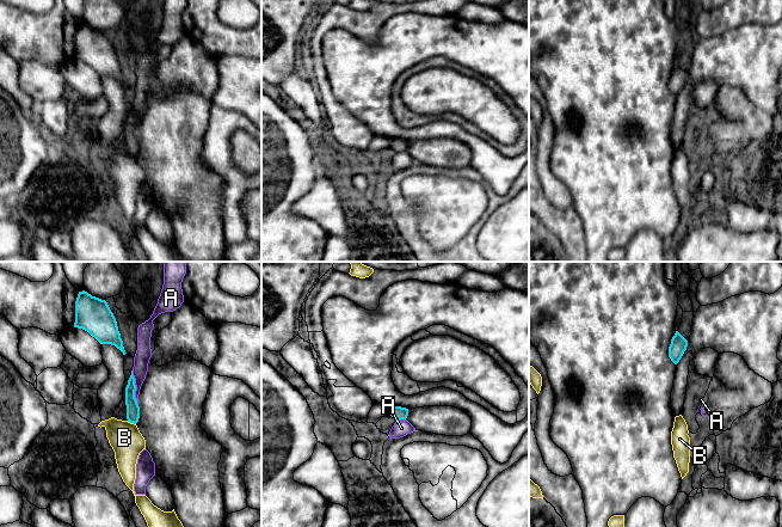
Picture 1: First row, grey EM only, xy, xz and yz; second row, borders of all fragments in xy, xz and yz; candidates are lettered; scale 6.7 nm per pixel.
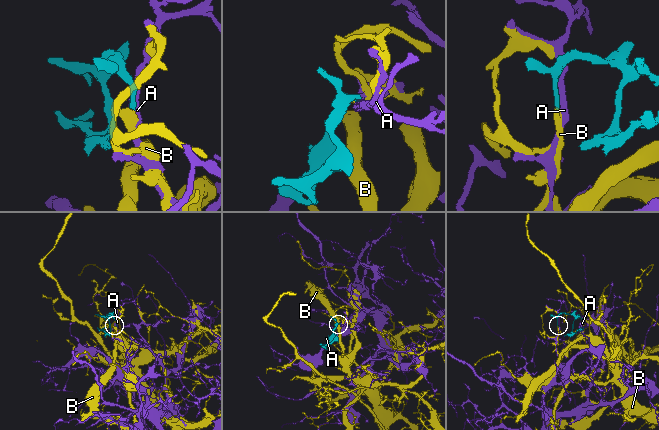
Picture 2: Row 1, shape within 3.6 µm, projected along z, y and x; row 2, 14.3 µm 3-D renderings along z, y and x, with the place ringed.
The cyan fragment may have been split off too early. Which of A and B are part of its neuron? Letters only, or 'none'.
none

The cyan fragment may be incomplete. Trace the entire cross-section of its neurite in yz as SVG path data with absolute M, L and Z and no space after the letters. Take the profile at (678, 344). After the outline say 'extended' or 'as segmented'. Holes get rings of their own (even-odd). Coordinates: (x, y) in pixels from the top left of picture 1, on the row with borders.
M676 331L669 347L669 357L675 364L679 362L684 351L686 350L686 347L688 341L678 331Z | as segmented

